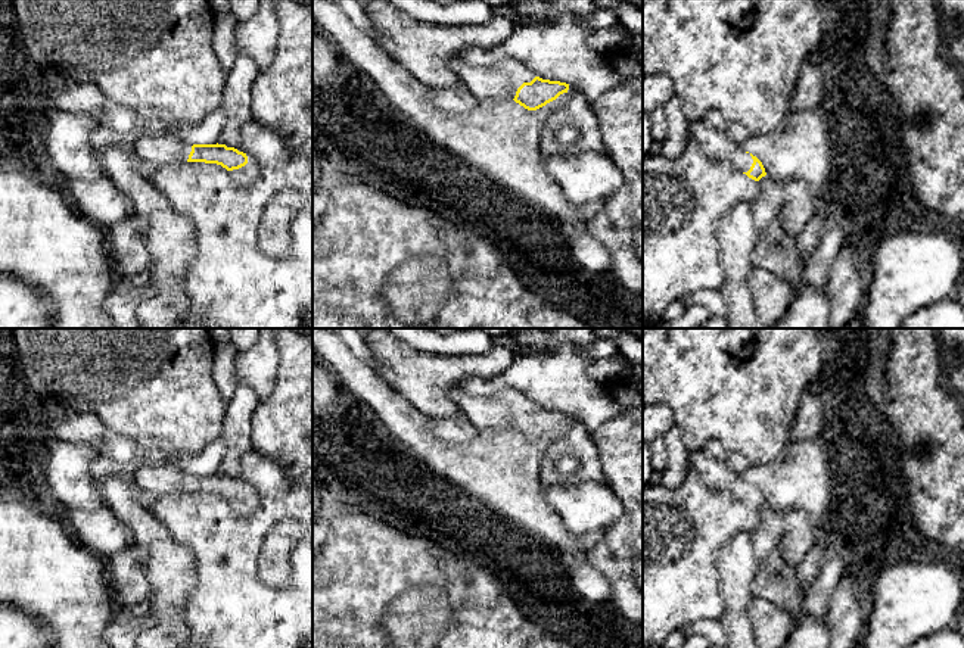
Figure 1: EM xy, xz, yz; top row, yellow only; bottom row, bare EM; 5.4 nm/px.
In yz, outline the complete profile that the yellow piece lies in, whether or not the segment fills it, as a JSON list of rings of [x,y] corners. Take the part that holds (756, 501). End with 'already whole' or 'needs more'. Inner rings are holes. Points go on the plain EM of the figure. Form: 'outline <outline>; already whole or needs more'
outline [[[690,451],[688,462],[699,471],[705,485],[710,489],[728,492],[755,511],[766,505],[762,492],[752,483],[747,483],[741,474],[731,470],[725,461],[712,458],[703,451]]]; needs more

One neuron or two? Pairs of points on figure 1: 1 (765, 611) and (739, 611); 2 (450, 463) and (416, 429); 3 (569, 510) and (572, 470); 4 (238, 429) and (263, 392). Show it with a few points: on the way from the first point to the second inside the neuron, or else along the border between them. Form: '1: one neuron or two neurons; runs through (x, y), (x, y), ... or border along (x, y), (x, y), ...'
1: two neurons; border along (755, 598), (749, 606), (753, 632)
2: one neuron; runs through (441, 454), (425, 438)
3: two neurons; border along (605, 482), (544, 485)
4: two neurons; border along (238, 383), (246, 383), (260, 401)

